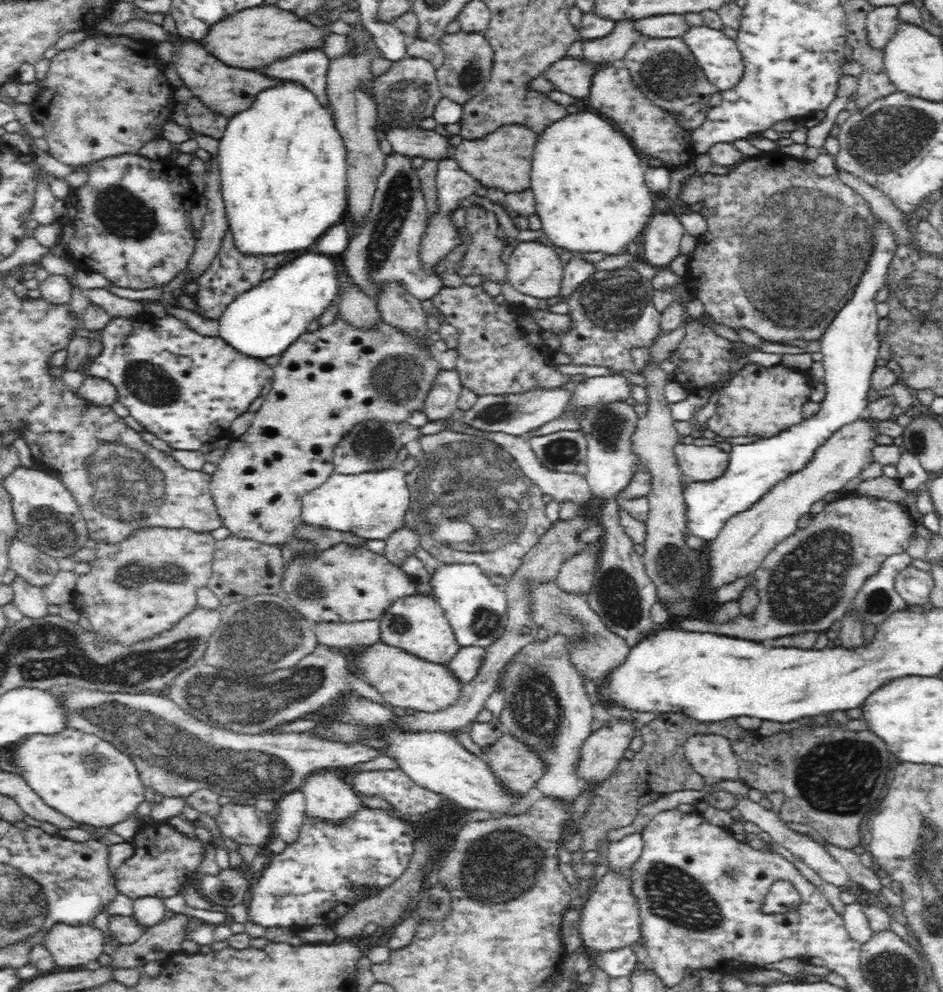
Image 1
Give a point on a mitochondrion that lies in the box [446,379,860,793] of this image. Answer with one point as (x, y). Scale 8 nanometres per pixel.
(806, 585)

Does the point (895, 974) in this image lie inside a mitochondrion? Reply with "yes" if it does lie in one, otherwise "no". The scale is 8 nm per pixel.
yes

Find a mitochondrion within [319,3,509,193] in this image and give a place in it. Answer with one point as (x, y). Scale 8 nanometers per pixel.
(406, 96)

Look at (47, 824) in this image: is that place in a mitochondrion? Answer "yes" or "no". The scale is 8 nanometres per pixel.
no

